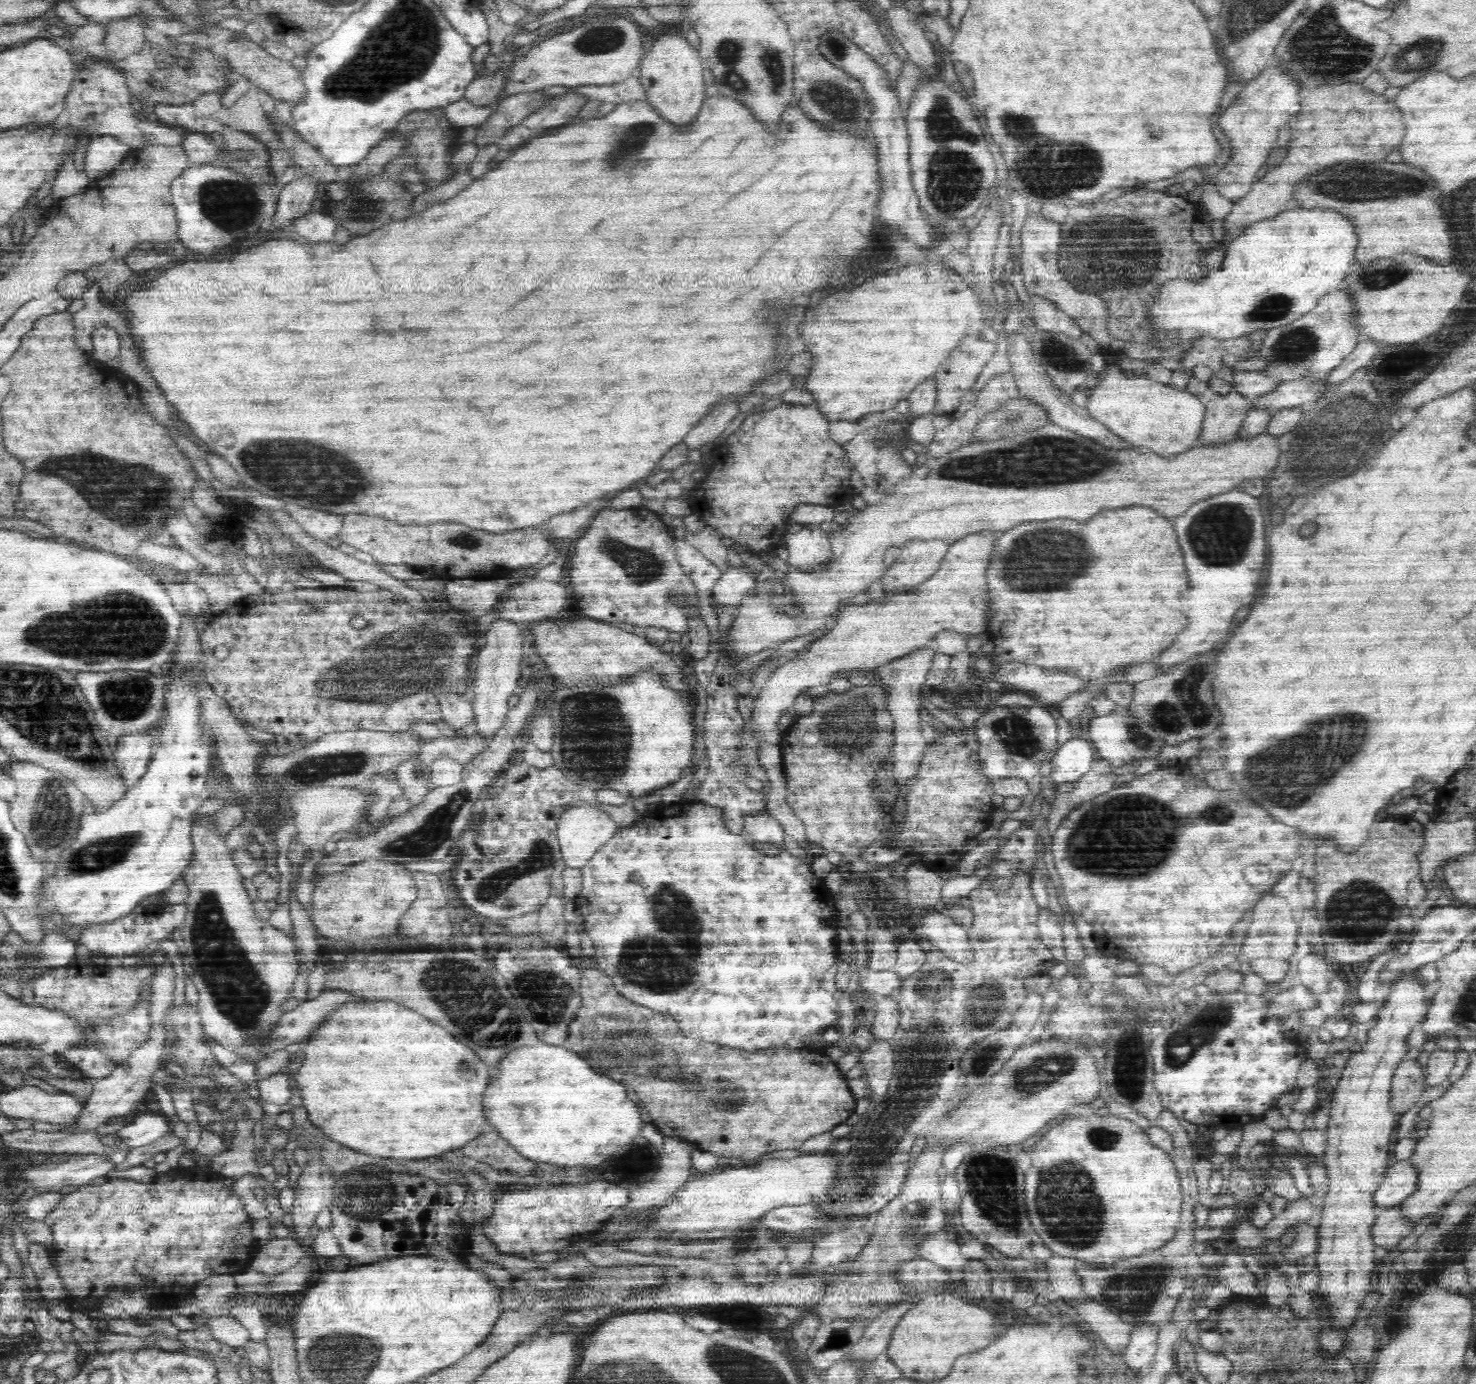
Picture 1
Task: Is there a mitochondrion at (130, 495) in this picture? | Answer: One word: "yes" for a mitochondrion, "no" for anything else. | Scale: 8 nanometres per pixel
yes

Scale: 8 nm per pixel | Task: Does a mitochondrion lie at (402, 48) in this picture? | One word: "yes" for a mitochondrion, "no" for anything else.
yes

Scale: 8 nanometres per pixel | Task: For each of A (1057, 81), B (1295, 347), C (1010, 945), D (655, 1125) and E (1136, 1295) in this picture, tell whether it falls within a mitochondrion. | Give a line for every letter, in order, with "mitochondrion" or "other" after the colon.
A: other
B: mitochondrion
C: other
D: other
E: mitochondrion

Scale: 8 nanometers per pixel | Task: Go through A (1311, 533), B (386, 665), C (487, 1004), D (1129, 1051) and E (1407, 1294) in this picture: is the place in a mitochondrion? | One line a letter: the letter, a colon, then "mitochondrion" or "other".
A: other
B: mitochondrion
C: mitochondrion
D: mitochondrion
E: other

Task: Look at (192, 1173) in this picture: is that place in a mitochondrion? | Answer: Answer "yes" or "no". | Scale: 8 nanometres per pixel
no

